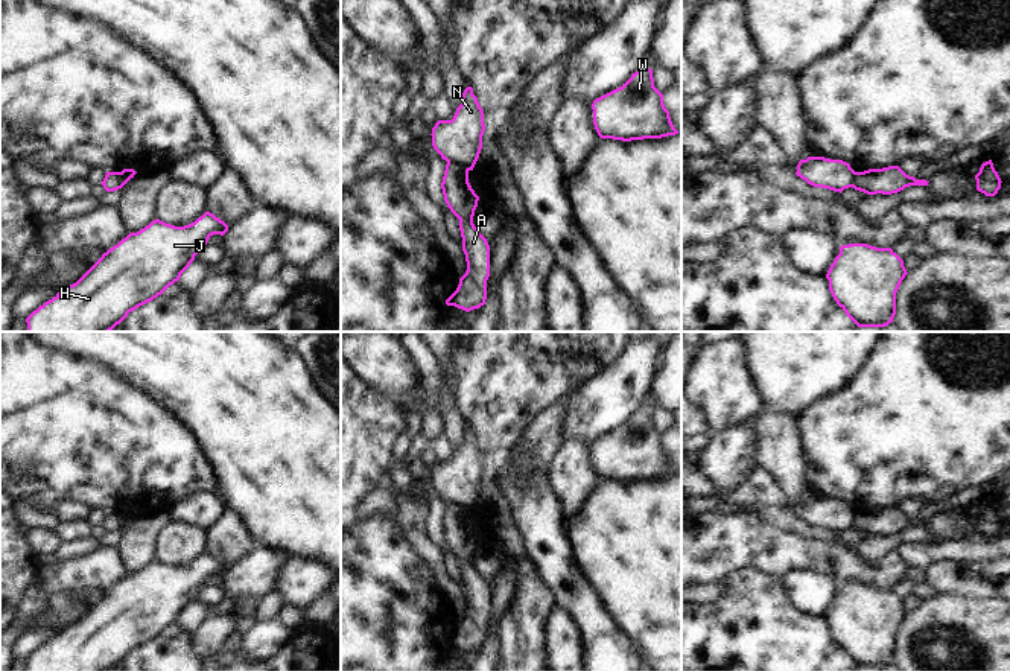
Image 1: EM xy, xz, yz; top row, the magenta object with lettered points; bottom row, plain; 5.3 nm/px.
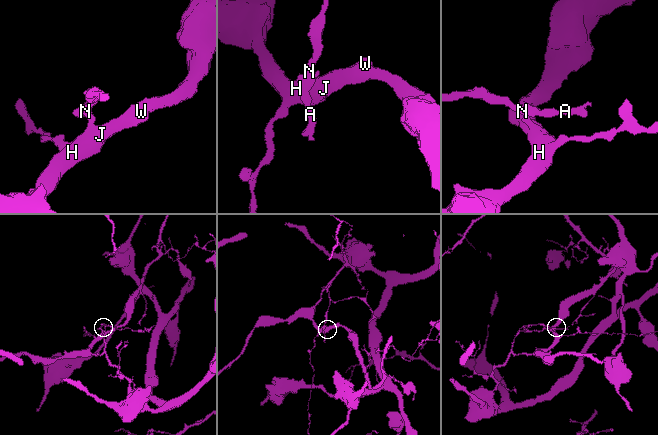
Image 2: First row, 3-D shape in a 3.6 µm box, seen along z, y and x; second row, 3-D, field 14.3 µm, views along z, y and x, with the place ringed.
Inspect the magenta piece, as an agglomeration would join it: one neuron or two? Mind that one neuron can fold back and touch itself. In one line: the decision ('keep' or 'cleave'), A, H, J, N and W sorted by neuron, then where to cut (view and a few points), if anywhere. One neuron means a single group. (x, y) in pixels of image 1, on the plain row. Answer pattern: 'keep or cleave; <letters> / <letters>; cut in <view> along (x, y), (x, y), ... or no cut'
cleave; A / H J N W; cut in xz along (447, 502), (455, 502), (469, 510)

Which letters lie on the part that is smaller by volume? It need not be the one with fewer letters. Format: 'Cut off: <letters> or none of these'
Cut off: A

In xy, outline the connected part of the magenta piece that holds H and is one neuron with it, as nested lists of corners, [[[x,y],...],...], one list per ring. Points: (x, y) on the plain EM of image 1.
[[[205,552],[195,563],[175,568],[160,560],[129,574],[73,625],[59,631],[27,659],[27,671],[113,671],[129,653],[161,636],[195,601],[213,575],[224,577],[228,566]]]

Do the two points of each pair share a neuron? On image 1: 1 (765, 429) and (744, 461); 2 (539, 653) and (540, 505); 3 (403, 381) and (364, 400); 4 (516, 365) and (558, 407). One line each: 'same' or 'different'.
1: different
2: different
3: different
4: different

